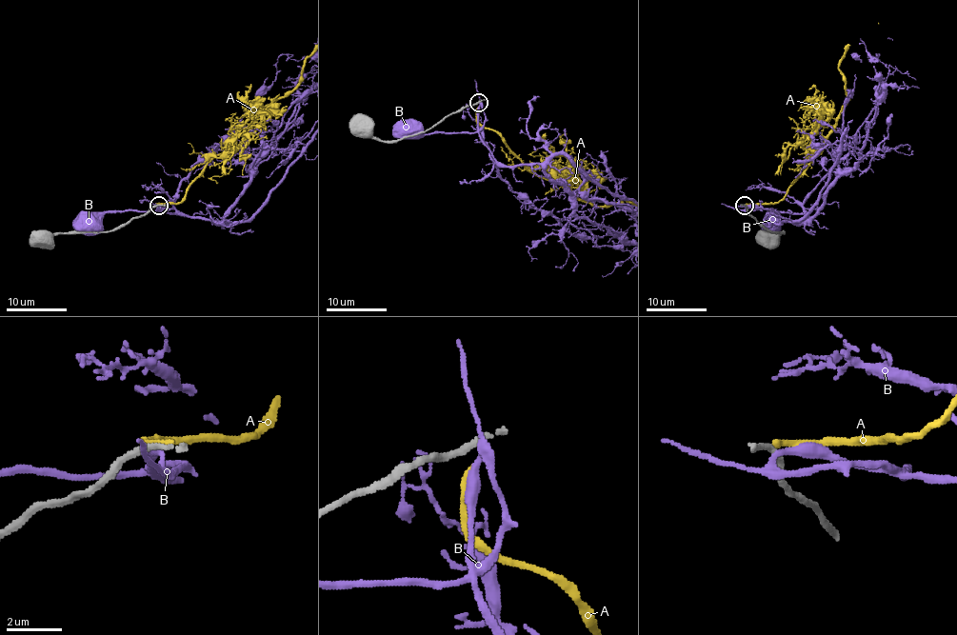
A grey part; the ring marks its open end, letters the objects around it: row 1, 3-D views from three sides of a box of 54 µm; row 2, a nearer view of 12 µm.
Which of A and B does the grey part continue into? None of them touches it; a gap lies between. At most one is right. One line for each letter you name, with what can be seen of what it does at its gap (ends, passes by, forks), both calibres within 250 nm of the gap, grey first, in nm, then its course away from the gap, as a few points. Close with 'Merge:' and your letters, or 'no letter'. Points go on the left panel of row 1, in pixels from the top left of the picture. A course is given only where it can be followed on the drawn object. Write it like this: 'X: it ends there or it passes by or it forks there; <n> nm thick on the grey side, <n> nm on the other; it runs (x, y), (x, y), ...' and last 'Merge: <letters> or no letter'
A: it ends there; 220 nm thick on the grey side, 280 nm on the other
Merge: A

